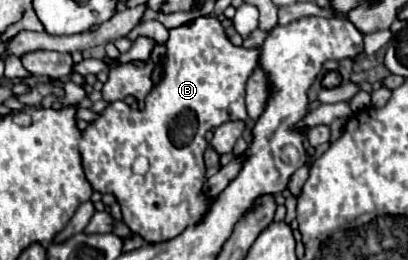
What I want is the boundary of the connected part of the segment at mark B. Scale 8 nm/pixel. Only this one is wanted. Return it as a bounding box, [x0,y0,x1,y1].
[81,16,261,244]

